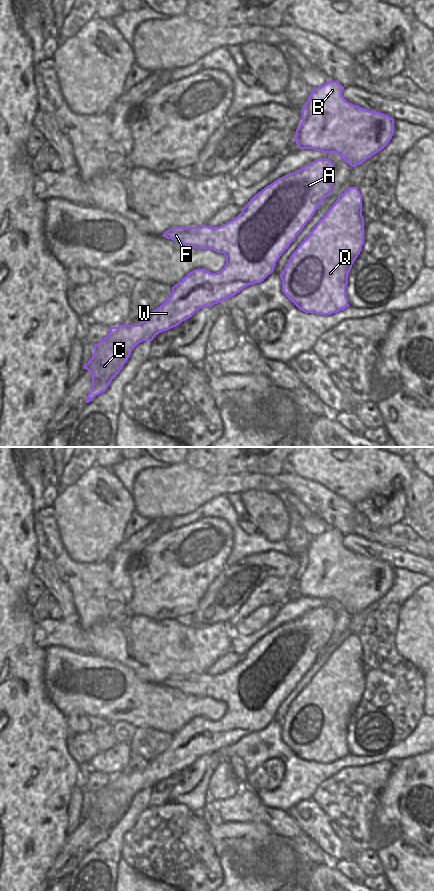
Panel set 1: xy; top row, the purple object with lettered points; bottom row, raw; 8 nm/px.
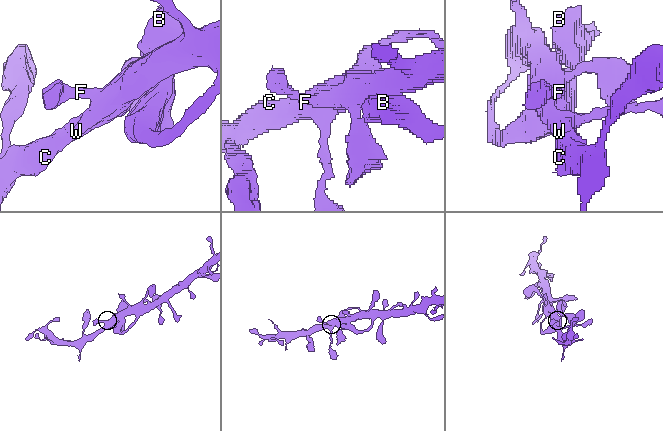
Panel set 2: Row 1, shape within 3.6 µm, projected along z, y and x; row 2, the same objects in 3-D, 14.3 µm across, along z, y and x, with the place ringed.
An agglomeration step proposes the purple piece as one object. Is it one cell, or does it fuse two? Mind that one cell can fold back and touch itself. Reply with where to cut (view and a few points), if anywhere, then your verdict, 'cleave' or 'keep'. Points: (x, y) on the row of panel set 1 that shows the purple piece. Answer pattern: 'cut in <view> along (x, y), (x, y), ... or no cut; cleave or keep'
no cut; keep

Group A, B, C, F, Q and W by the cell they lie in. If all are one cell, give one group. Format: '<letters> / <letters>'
A B C F Q W

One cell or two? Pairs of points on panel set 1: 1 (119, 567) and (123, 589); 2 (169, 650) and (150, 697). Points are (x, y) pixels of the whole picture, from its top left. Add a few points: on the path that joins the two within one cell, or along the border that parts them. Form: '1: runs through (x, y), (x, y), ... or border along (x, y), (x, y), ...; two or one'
1: runs through (120, 572), (122, 584); one
2: border along (135, 672), (143, 680), (161, 683); two

